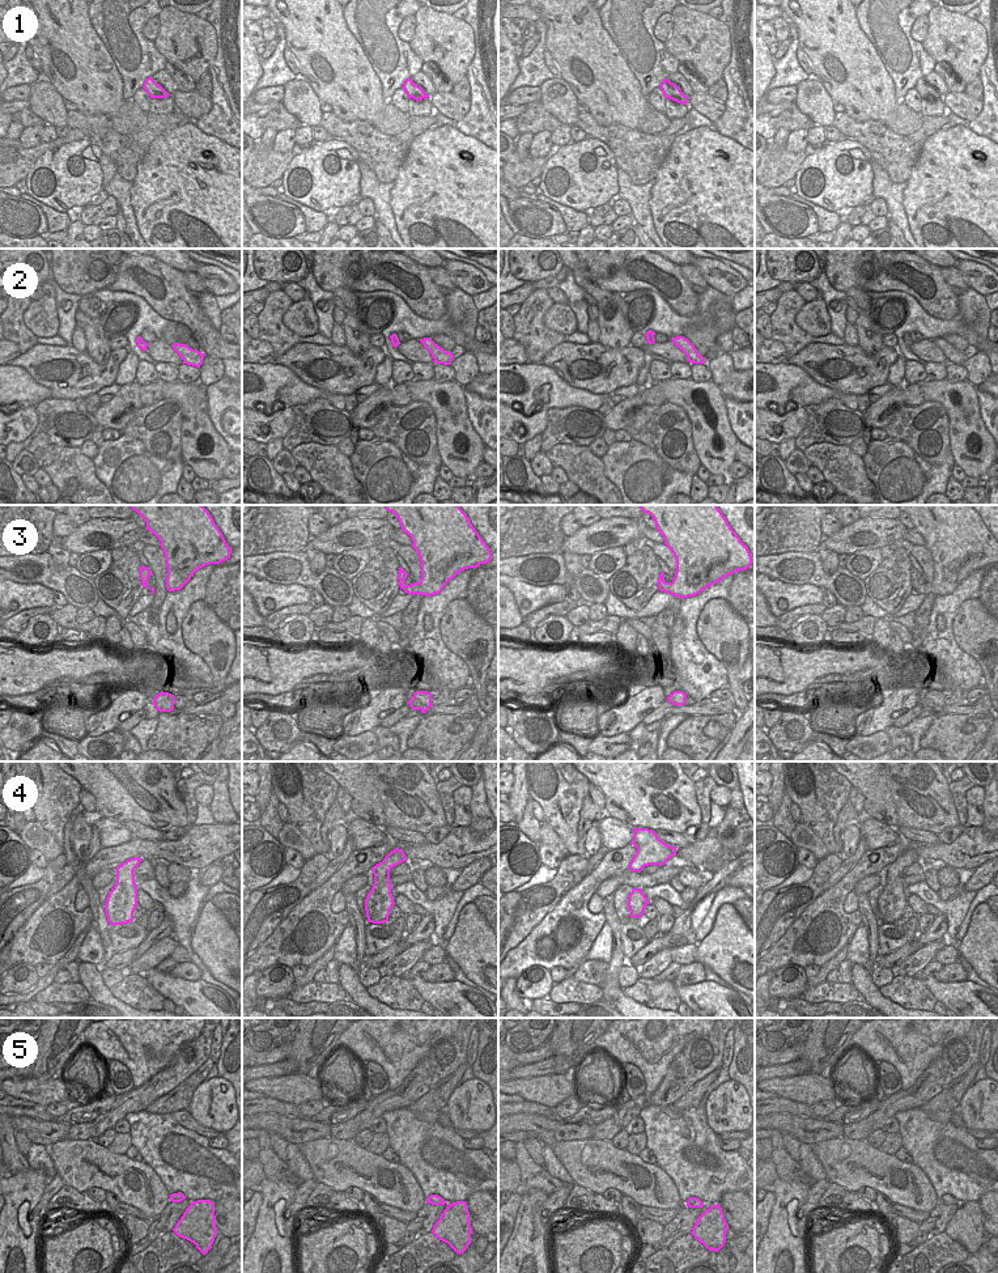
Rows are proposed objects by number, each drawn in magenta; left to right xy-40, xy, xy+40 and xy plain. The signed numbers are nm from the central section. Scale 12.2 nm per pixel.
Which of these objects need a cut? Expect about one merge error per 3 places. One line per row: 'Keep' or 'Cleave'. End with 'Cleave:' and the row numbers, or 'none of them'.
1: Keep
2: Keep
3: Keep
4: Keep
5: Keep
Cleave: none of them

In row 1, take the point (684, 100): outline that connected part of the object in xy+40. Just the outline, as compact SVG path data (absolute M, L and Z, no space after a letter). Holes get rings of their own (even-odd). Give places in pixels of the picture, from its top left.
M664 78L659 86L666 98L676 101L678 103L688 103L688 97L680 90L680 88L671 82L668 78Z

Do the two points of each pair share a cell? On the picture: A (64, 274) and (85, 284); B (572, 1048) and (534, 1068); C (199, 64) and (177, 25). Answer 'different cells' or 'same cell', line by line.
A: same cell
B: different cells
C: same cell

